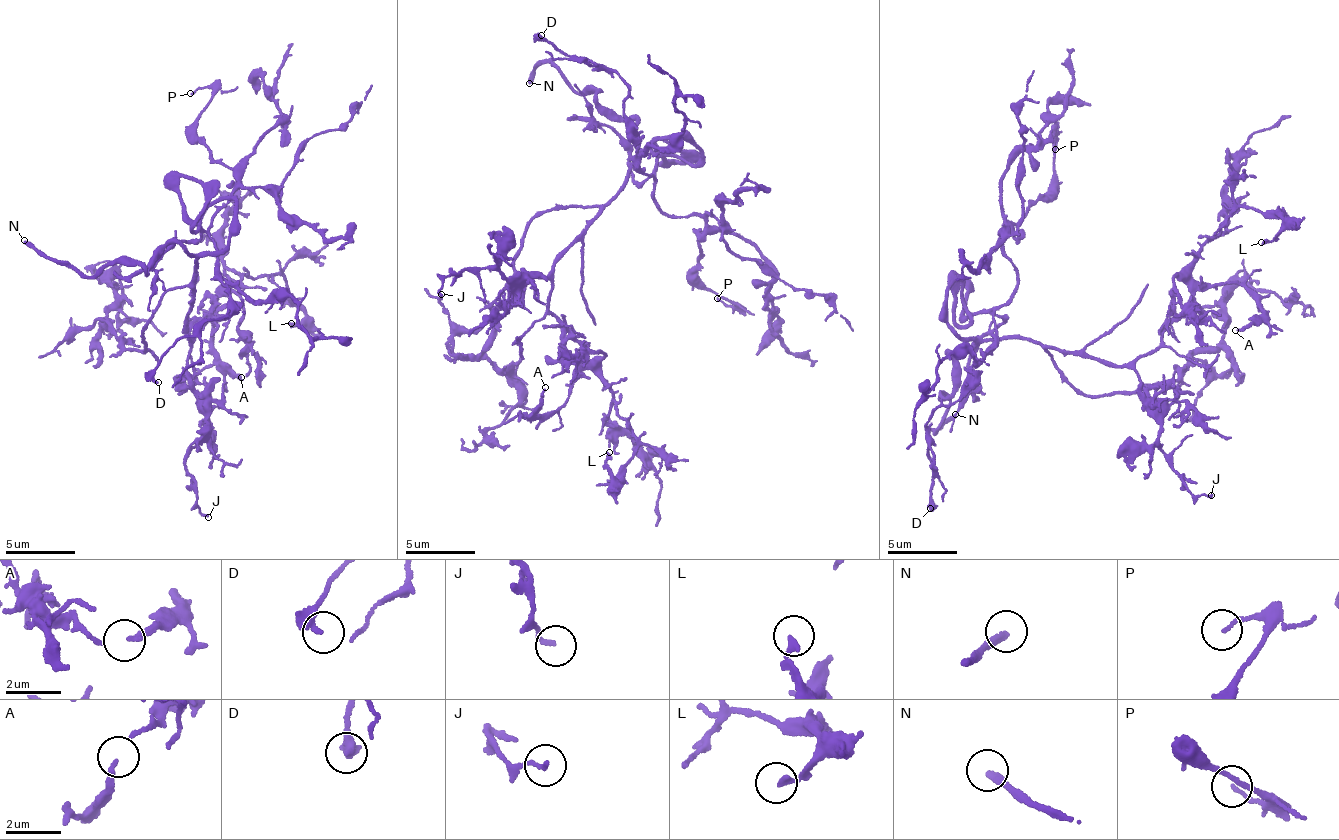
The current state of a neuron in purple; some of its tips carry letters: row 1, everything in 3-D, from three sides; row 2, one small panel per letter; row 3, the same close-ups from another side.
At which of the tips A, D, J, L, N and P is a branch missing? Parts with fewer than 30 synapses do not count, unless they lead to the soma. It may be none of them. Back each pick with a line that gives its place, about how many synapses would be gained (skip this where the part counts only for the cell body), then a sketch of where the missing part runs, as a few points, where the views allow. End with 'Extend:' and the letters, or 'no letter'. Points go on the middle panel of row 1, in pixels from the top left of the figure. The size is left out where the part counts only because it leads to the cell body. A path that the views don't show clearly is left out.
N: Place: (529, 83). Course of what is missing: (529, 83), (503, 98), (516, 110), (519, 135), (539, 169), (548, 177), (538, 169), (547, 175), (558, 170)
Extend: N

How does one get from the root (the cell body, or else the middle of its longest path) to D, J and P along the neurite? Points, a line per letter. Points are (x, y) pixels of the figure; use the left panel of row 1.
D: (197, 258), (175, 243), (153, 264), (174, 241), (207, 237), (229, 311), (168, 349), (158, 382)
J: (197, 258), (188, 366), (202, 401), (204, 434), (190, 449), (185, 466), (198, 509), (208, 517)
P: (197, 258), (175, 243), (153, 264), (174, 241), (207, 234), (236, 190), (197, 137), (211, 90), (190, 93)

